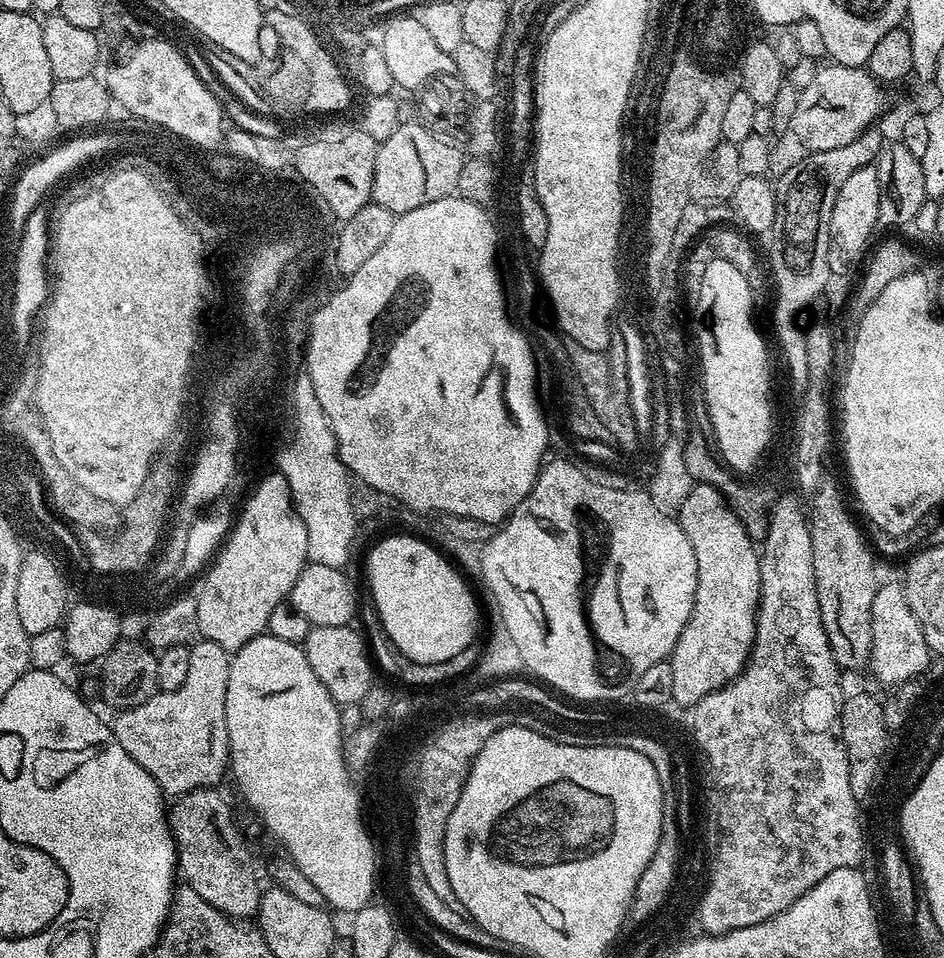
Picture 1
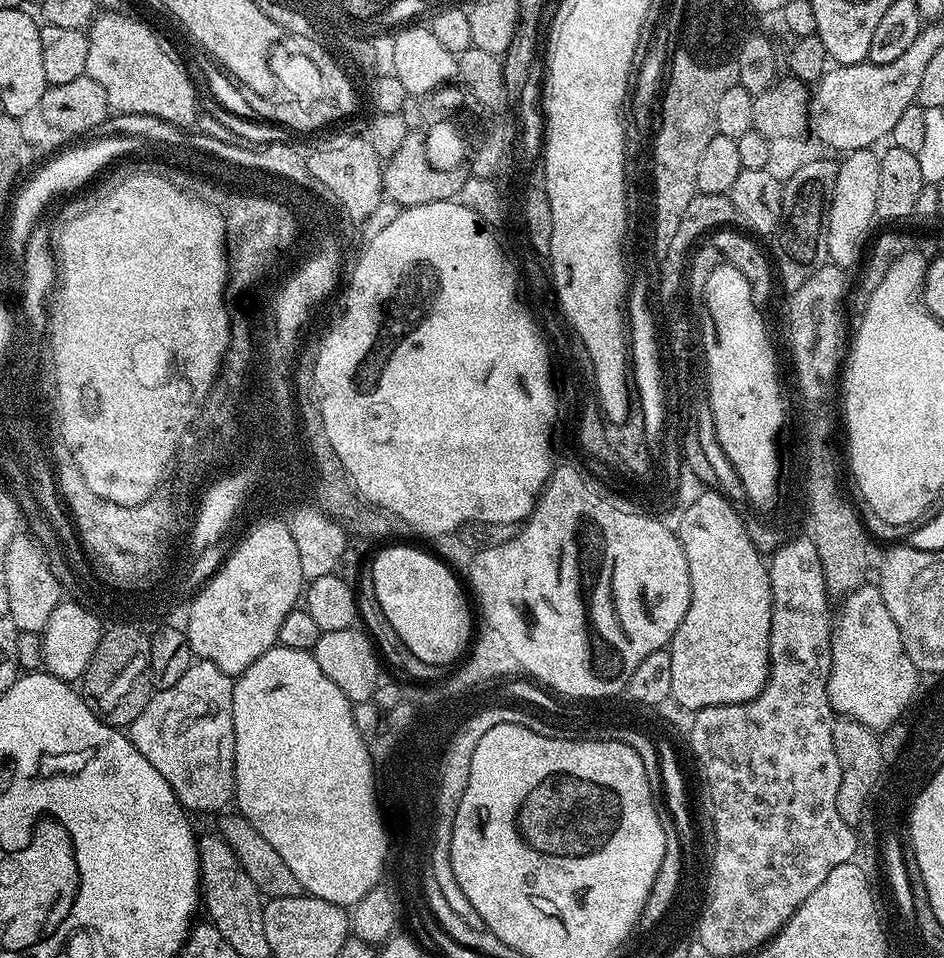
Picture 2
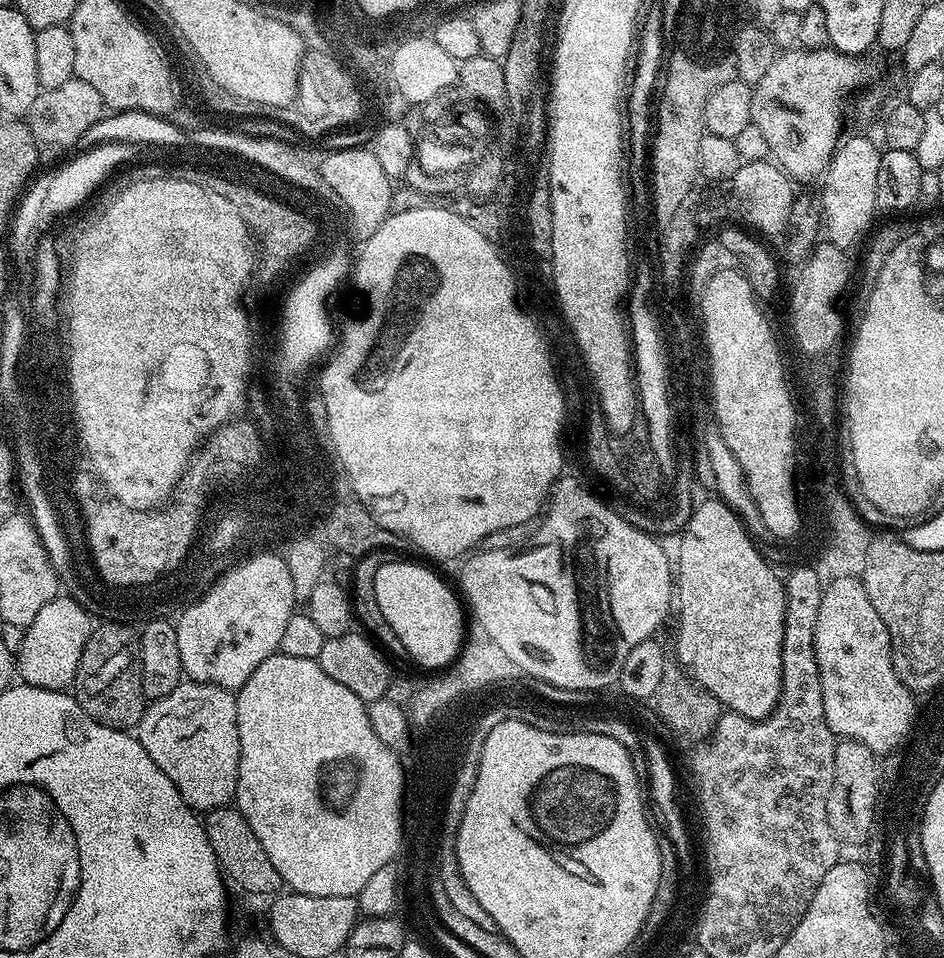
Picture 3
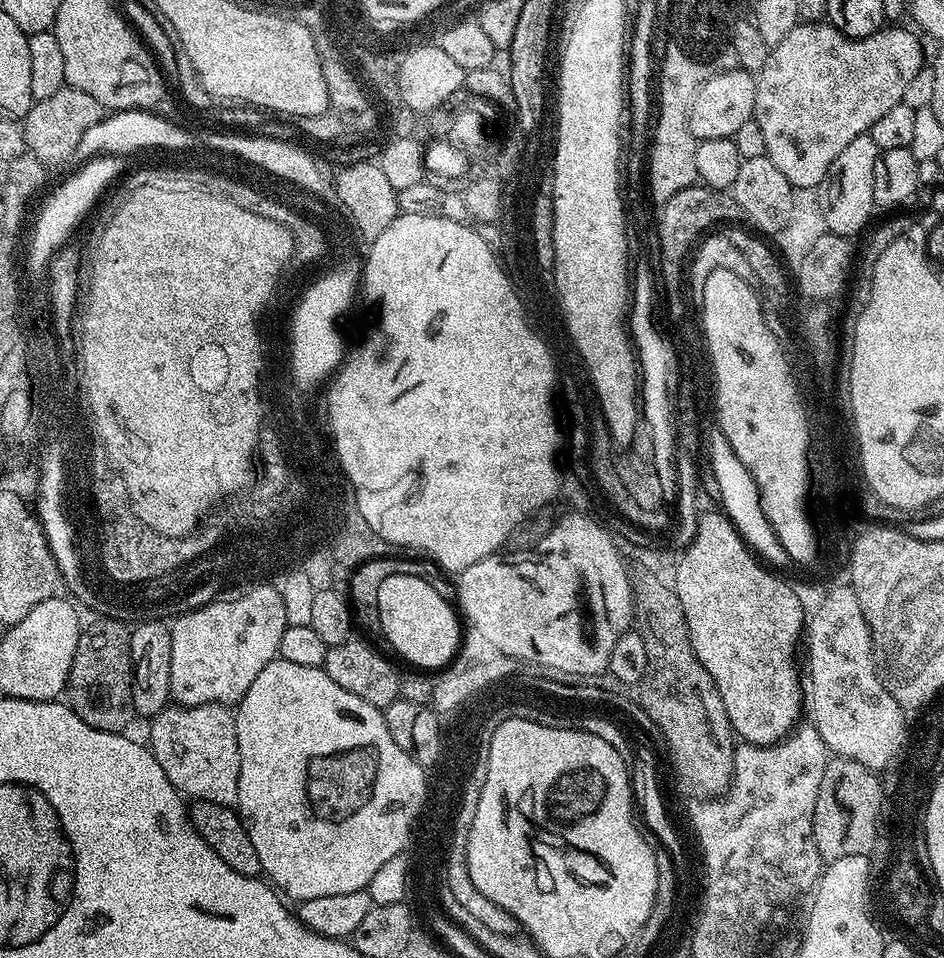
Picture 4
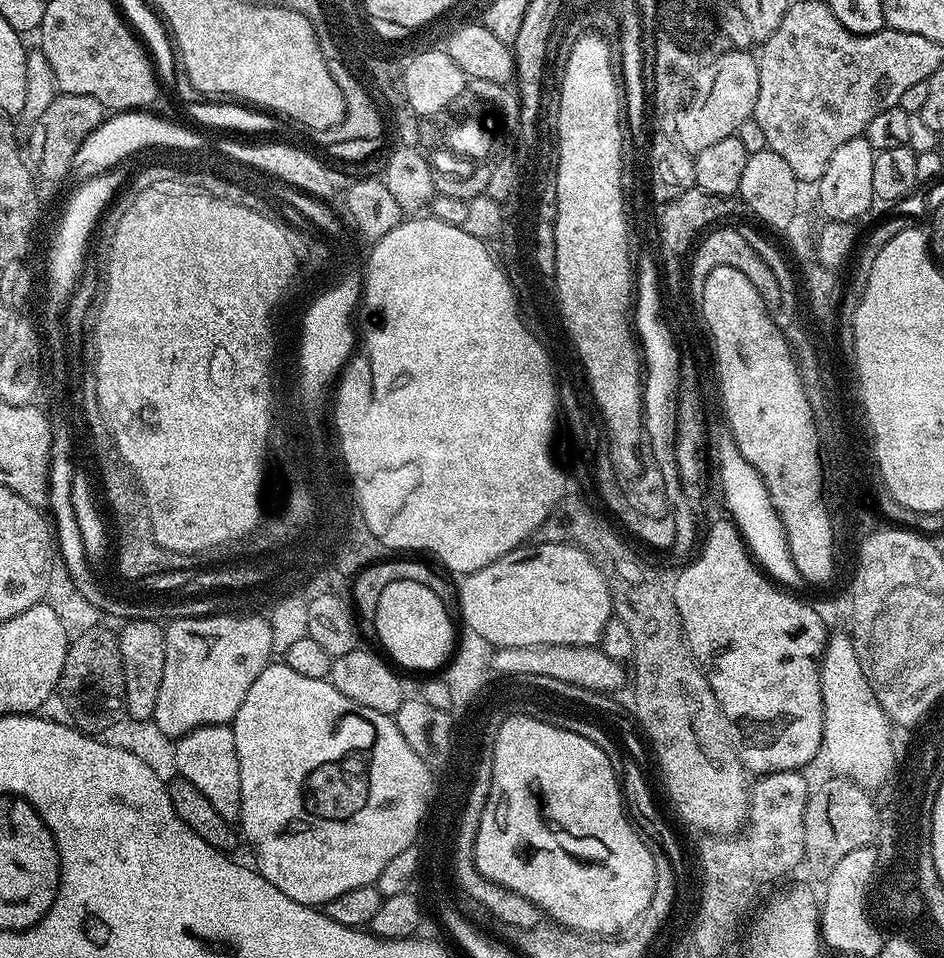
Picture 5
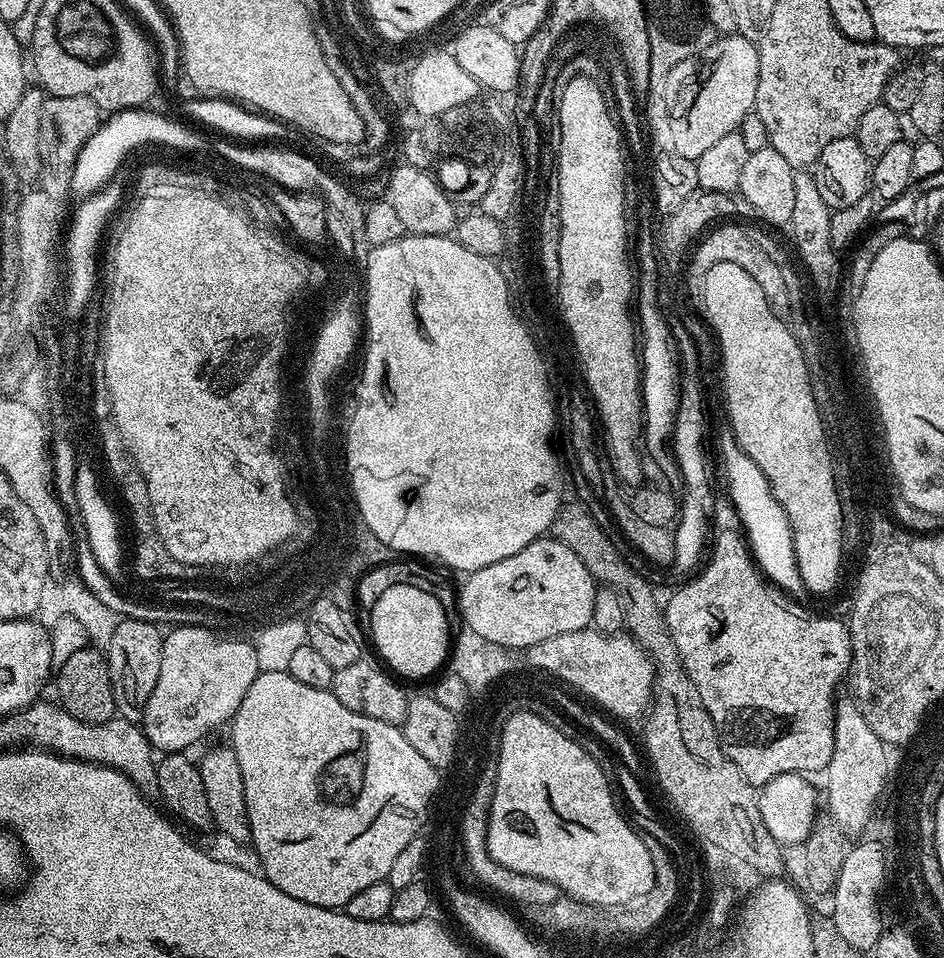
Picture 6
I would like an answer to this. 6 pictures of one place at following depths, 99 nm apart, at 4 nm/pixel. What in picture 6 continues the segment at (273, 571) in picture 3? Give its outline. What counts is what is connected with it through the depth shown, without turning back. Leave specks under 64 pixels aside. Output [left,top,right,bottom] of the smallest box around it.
[142,625,260,754]

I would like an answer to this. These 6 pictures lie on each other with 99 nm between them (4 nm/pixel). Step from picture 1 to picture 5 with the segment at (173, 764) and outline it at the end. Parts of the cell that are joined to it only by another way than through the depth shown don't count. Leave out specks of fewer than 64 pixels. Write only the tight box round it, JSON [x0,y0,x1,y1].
[175,724,242,821]

